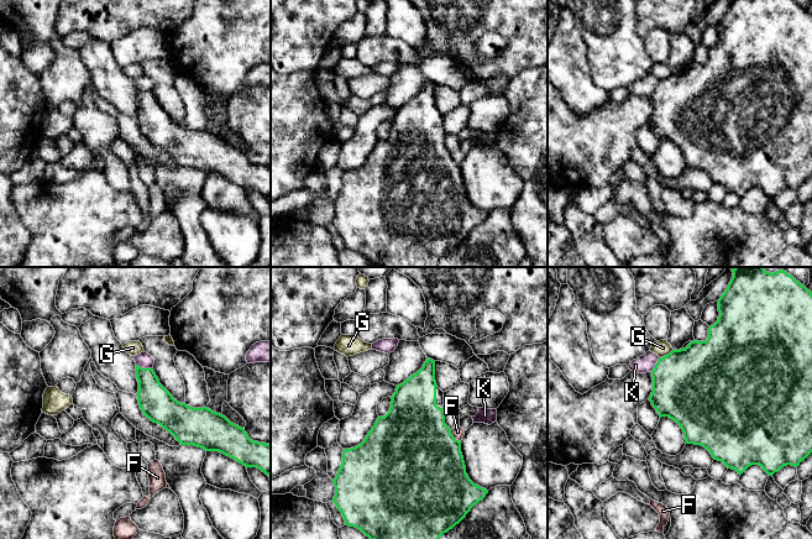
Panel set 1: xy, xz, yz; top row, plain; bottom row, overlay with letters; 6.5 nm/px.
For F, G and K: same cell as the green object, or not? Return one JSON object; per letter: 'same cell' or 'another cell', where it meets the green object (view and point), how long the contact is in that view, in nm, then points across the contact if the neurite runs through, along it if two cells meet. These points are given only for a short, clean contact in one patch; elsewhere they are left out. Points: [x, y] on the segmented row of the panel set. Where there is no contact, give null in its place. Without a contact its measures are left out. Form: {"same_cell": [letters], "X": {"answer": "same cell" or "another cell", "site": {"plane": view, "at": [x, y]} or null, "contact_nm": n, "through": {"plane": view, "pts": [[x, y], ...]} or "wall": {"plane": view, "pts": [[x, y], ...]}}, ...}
{"same_cell": [], "F": {"answer": "another cell", "site": {"plane": "xz", "at": [452, 437]}, "contact_nm": 100}, "G": {"answer": "another cell", "site": {"plane": "yz", "at": [666, 355]}, "contact_nm": 110}, "K": {"answer": "another cell", "site": {"plane": "xy", "at": [145, 369]}, "contact_nm": 120, "wall": {"plane": "xy", "pts": [[136, 364], [152, 369]]}}}

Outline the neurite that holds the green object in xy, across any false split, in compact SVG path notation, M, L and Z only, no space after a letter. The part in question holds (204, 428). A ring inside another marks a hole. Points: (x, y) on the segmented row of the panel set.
M136 365L138 381L137 399L142 413L153 423L169 431L182 445L194 445L205 451L219 451L246 467L257 467L271 475L271 445L253 441L243 428L231 423L225 415L206 407L193 408L180 403L159 383L153 368L142 368Z

